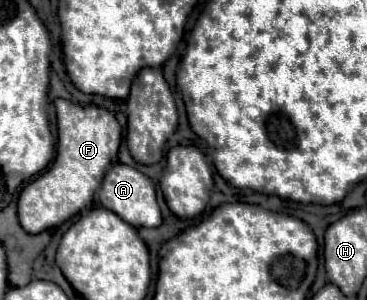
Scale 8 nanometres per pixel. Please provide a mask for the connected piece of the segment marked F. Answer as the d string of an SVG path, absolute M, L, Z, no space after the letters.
M55 99L55 109L59 127L55 163L19 195L19 223L27 233L41 233L59 227L63 221L91 205L121 143L121 127L107 109L95 105L73 105L65 99Z

